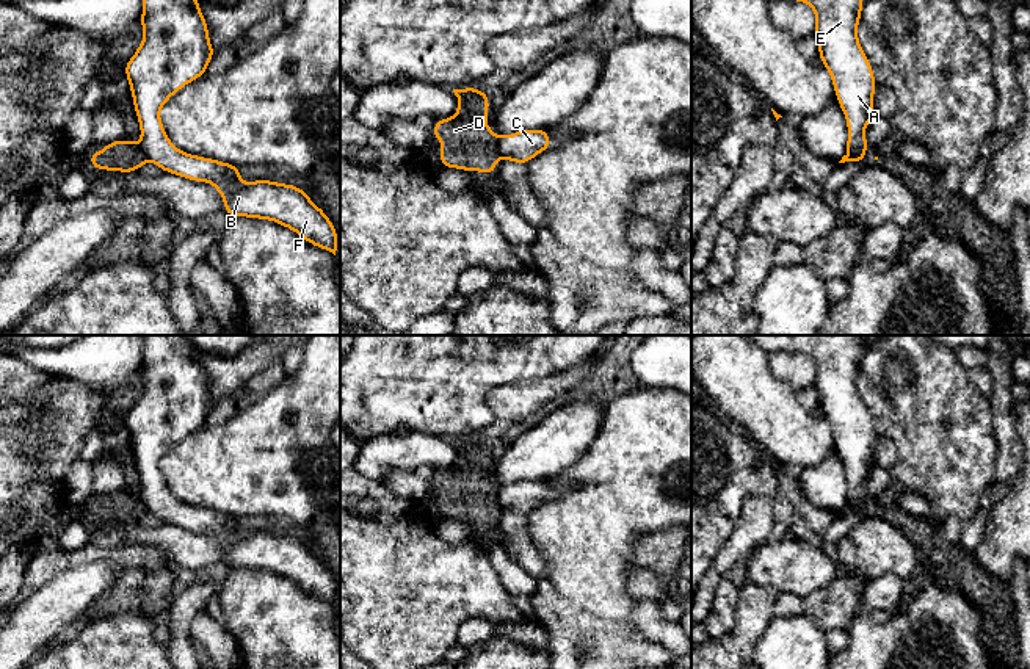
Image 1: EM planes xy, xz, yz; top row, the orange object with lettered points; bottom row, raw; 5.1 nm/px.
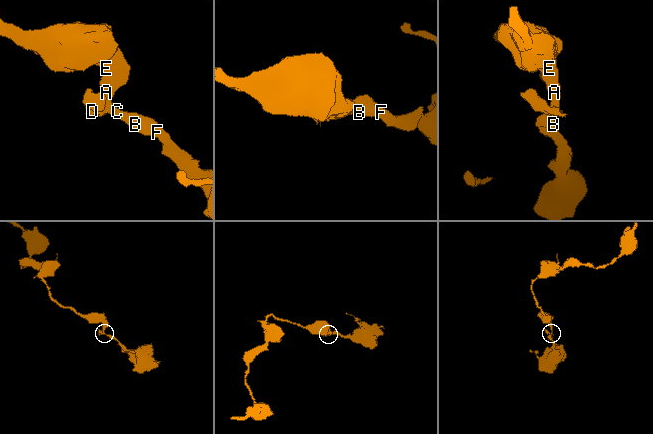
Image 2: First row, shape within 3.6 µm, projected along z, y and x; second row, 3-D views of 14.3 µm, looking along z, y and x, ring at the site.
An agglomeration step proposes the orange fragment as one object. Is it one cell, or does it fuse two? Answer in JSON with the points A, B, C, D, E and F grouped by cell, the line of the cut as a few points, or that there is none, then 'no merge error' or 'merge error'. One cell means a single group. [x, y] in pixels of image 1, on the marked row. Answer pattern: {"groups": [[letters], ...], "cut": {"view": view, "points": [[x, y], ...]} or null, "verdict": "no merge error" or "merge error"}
{"groups": [["A", "B", "C", "E", "F"], ["D"]], "cut": {"view": "xz", "points": [[499, 138], [497, 155]]}, "verdict": "merge error"}

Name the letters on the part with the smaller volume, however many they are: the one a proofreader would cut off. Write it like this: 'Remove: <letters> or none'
Remove: D

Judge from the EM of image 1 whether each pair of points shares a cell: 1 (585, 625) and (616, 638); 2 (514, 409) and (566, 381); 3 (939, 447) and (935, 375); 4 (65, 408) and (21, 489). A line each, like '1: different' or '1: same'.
1: same
2: same
3: same
4: same

